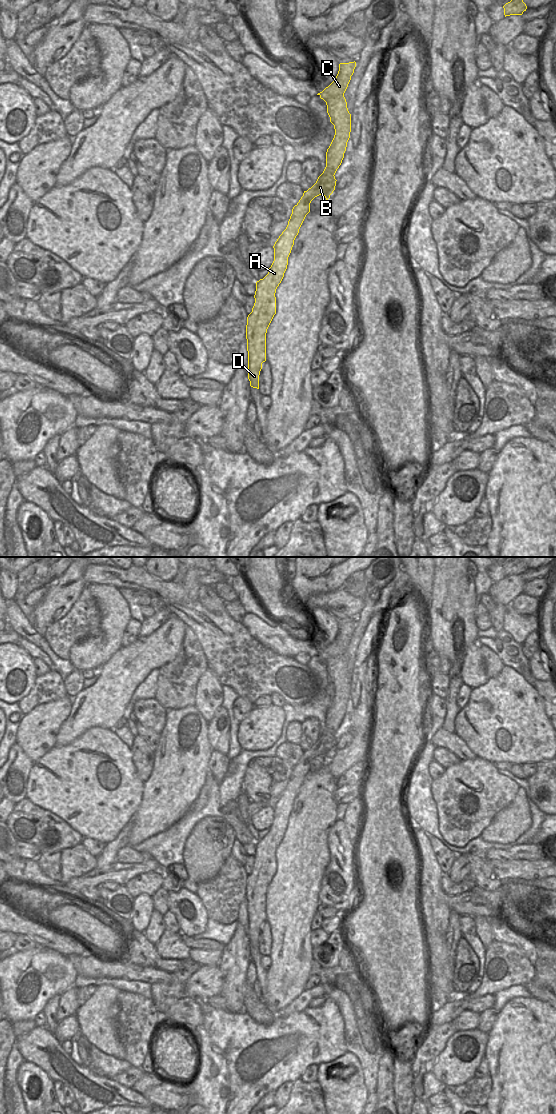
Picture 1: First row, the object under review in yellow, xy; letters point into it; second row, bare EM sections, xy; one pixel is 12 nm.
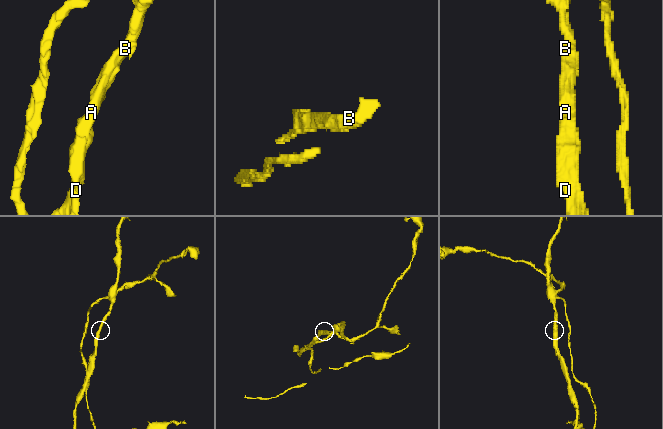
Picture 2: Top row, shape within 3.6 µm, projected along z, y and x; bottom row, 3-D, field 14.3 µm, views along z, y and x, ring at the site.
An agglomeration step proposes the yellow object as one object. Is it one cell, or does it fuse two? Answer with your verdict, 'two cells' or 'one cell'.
two cells

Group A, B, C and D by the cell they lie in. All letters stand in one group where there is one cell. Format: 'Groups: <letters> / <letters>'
Groups: A B D / C

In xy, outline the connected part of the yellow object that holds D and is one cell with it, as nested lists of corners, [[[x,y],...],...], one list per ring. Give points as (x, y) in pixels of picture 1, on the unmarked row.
[[[337,656],[326,661],[327,673],[330,677],[330,682],[334,685],[335,695],[334,698],[327,709],[326,712],[326,727],[323,733],[318,737],[316,743],[304,751],[303,756],[299,762],[293,767],[292,774],[288,781],[286,789],[279,796],[275,802],[274,808],[274,821],[269,828],[268,834],[259,841],[256,842],[255,851],[255,863],[252,868],[252,872],[247,877],[246,885],[246,899],[247,899],[247,911],[248,911],[248,939],[250,941],[250,946],[259,949],[259,935],[262,929],[262,923],[266,921],[266,893],[267,889],[276,874],[276,849],[281,843],[284,833],[288,825],[288,817],[291,813],[292,807],[294,805],[294,800],[299,793],[299,789],[306,777],[310,772],[311,761],[319,756],[323,755],[326,758],[326,762],[330,758],[330,755],[335,750],[336,739],[335,733],[342,723],[344,718],[344,713],[346,711],[347,702],[350,698],[351,692],[351,674],[347,668],[346,659],[343,656]]]

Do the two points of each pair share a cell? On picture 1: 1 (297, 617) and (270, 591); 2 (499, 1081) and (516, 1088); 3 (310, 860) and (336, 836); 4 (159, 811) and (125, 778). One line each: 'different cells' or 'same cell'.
1: same cell
2: same cell
3: different cells
4: different cells

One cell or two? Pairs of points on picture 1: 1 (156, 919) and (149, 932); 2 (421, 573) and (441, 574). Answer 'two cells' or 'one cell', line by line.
1: one cell
2: two cells

